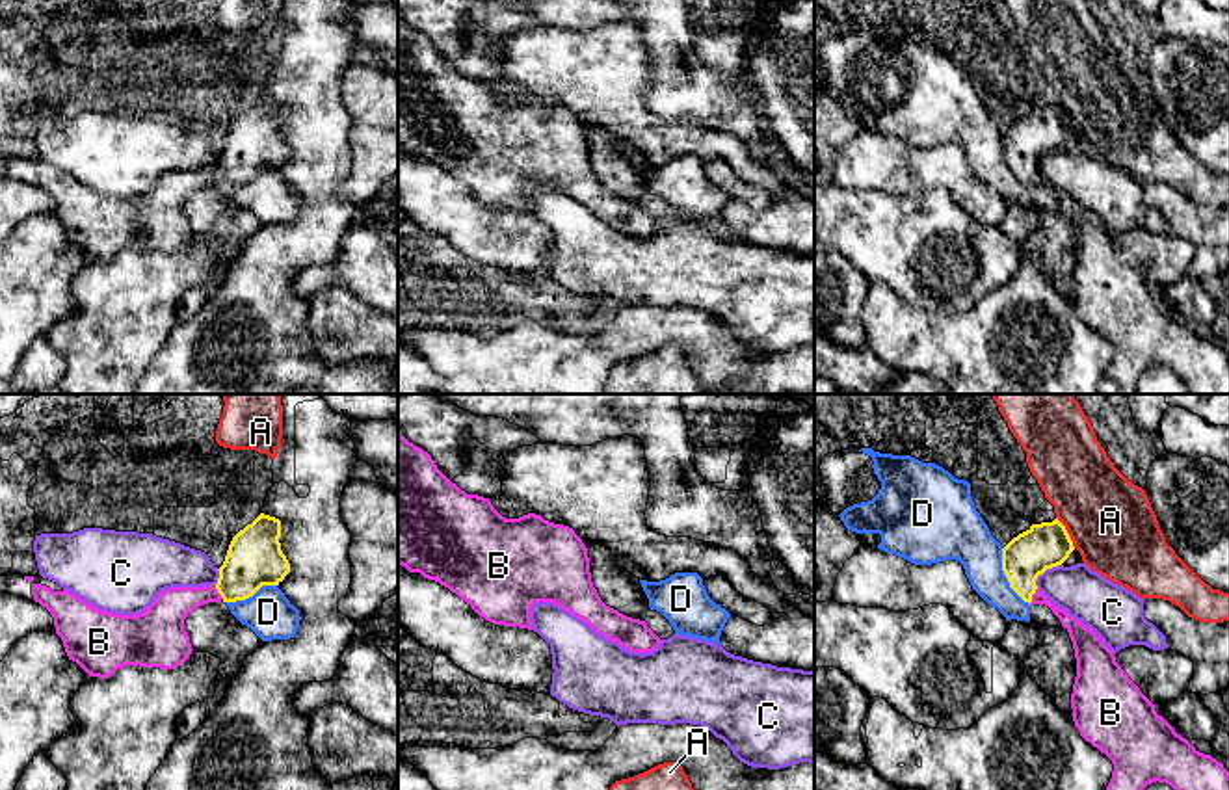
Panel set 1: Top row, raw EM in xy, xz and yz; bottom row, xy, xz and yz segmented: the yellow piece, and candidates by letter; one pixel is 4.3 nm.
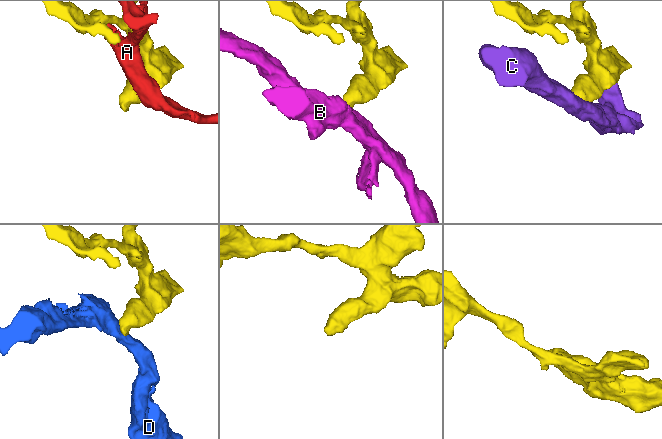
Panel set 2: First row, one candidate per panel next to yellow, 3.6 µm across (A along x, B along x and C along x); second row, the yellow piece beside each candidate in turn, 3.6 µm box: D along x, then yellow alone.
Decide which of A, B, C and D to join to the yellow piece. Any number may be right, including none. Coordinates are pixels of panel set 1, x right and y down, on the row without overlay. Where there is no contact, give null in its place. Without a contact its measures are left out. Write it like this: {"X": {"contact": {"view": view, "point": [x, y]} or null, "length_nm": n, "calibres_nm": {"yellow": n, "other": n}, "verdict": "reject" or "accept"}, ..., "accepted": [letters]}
{"A": {"contact": {"view": "yz", "point": [1066, 116]}, "length_nm": 160, "calibres_nm": {"yellow": 200, "other": 380}, "verdict": "reject"}, "B": {"contact": {"view": "yz", "point": [1032, 177]}, "length_nm": 80, "calibres_nm": {"yellow": 200, "other": 80}, "verdict": "accept"}, "C": {"contact": {"view": "yz", "point": [1043, 155]}, "length_nm": 160, "calibres_nm": {"yellow": 200, "other": 220}, "verdict": "reject"}, "D": {"contact": {"view": "yz", "point": [1006, 160]}, "length_nm": 280, "calibres_nm": {"yellow": 200, "other": 220}, "verdict": "reject"}, "accepted": ["B"]}

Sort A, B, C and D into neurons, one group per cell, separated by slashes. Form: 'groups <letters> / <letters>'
groups A / B / C / D

